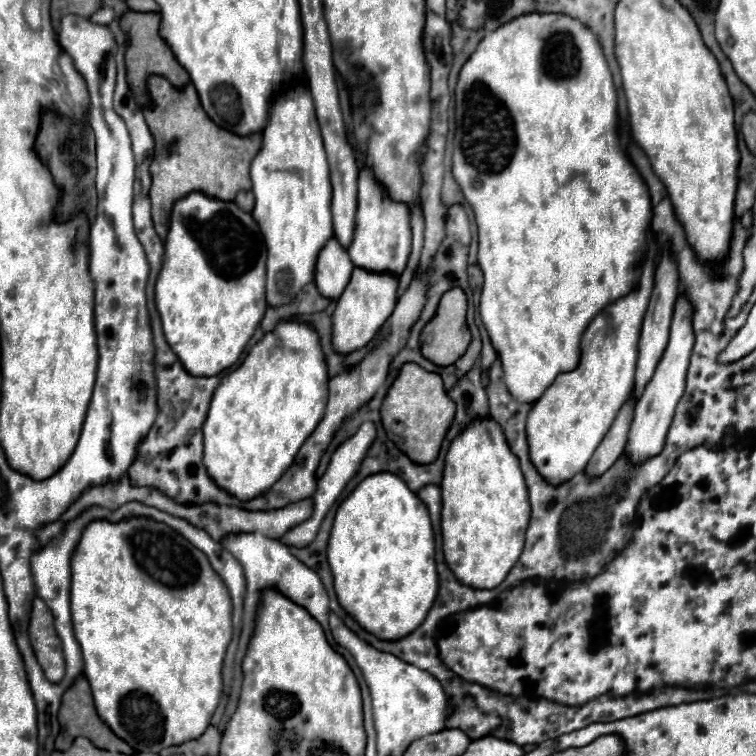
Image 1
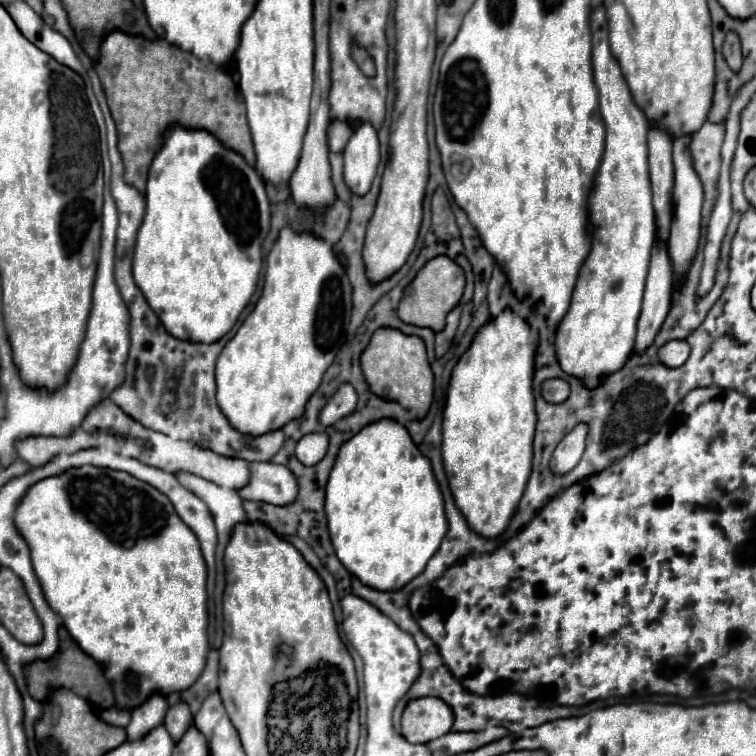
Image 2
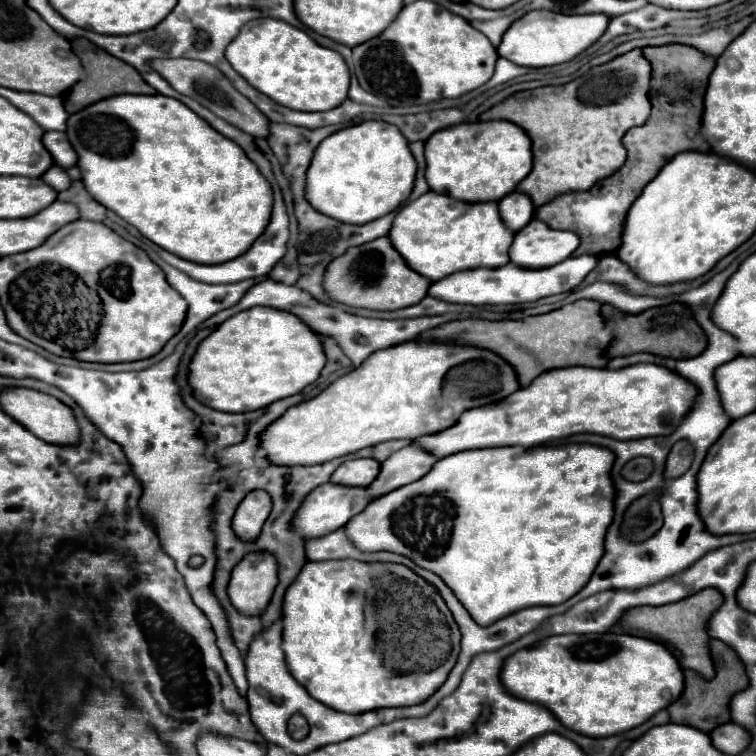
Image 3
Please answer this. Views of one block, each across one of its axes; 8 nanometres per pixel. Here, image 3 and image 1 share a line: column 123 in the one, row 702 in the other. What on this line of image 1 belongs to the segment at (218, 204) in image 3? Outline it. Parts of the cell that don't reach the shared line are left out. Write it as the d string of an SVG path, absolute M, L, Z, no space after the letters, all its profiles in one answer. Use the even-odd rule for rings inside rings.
M136 516L130 520L116 522L116 524L112 524L108 520L94 520L84 528L80 542L72 552L70 568L72 568L72 588L70 588L72 626L74 626L76 640L82 648L84 676L90 682L98 716L110 726L110 730L116 732L118 738L128 742L138 752L160 752L166 746L182 744L190 738L200 736L206 730L206 726L210 724L210 716L220 702L222 660L224 660L226 648L232 640L232 602L228 596L228 588L224 586L220 576L212 570L206 554L200 552L198 548L194 548L184 536L180 536L176 530L172 530L164 522L156 522L146 516Z

